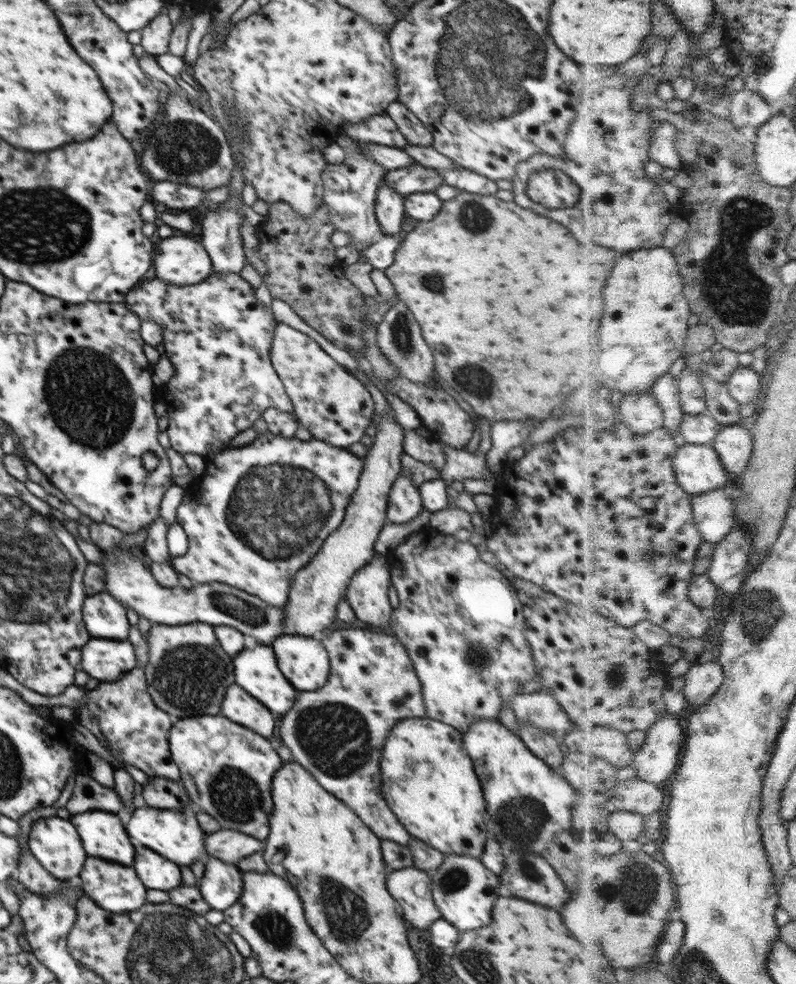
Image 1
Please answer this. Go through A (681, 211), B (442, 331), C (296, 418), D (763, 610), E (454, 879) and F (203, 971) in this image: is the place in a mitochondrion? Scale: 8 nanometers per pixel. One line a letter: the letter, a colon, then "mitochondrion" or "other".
A: other
B: other
C: other
D: mitochondrion
E: mitochondrion
F: mitochondrion

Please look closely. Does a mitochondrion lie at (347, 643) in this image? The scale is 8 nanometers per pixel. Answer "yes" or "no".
no

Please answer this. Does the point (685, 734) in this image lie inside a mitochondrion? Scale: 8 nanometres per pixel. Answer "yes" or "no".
no

